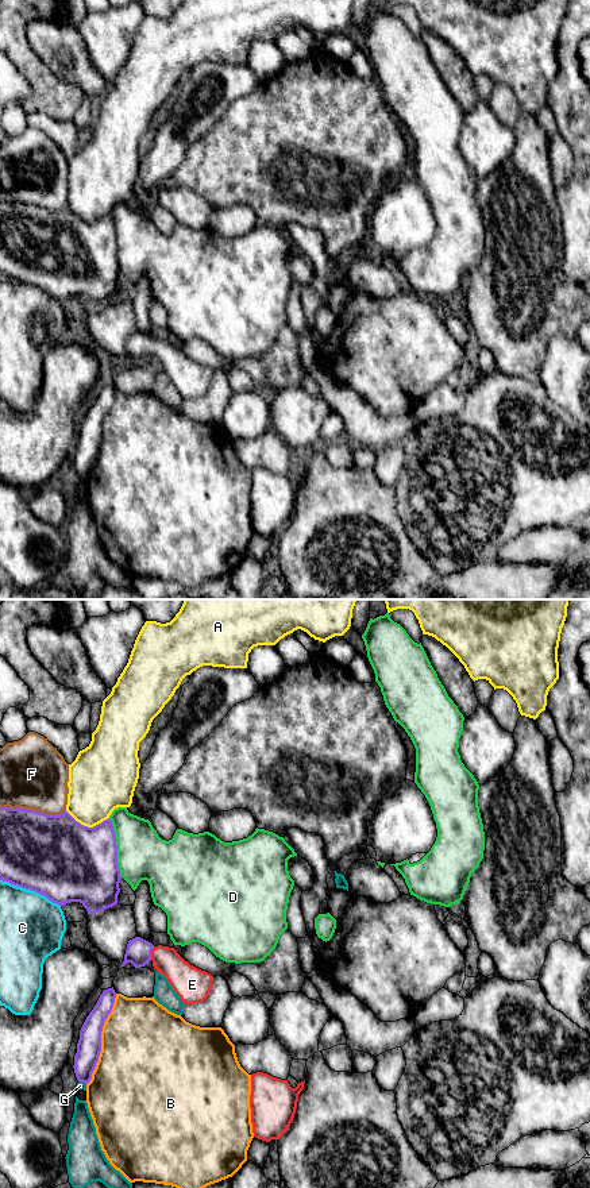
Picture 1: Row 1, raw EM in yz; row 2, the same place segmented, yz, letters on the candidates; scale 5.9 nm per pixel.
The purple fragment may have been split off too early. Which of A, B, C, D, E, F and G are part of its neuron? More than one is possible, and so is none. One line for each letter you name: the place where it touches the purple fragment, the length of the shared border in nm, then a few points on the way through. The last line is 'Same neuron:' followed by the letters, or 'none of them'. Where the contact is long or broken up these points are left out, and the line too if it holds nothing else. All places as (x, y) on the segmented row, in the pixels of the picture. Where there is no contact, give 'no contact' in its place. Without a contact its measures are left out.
E: yz (150, 953) | 80 nm | across yz (138, 952), (150, 953), (159, 955), (184, 978)
Same neuron: E

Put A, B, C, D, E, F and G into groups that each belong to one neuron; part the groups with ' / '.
A / B / C / D / E / F / G

